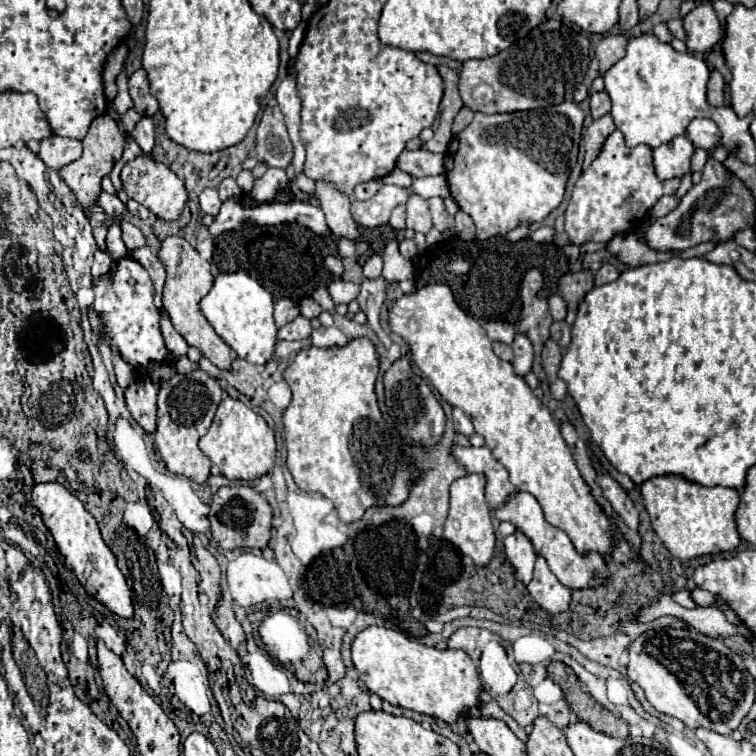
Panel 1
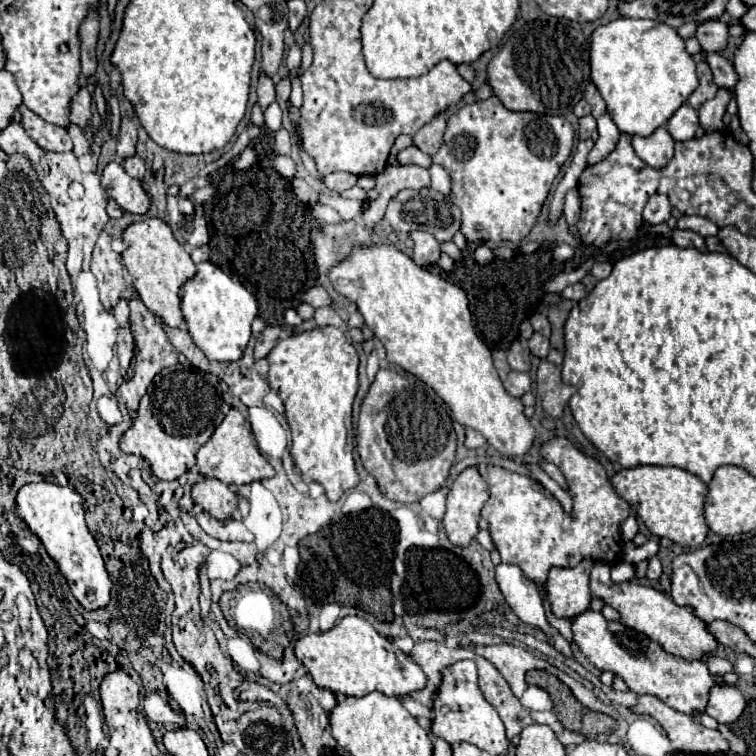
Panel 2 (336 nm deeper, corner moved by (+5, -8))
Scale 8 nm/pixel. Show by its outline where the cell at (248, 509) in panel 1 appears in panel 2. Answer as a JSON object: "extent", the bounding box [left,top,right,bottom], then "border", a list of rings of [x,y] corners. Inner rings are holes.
{"extent":[192,479,238,521],"border":[[[204,479],[202,483],[196,483],[192,487],[192,499],[218,521],[232,519],[234,511],[238,509],[236,493],[230,489],[230,485],[218,479]]]}

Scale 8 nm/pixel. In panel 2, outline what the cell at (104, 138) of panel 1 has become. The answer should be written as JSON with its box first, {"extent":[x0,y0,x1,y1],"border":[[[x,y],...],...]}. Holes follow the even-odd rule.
{"extent":[70,91,92,129],"border":[[[78,91],[70,103],[70,121],[74,125],[80,125],[80,129],[86,129],[90,125],[90,119],[92,119],[90,101],[92,101],[92,95],[88,91]]]}

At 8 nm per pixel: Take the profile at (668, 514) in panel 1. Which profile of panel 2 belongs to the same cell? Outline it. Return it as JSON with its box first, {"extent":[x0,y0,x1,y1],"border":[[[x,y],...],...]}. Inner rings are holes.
{"extent":[612,465,708,549],"border":[[[638,465],[616,473],[612,485],[616,493],[636,509],[650,533],[666,537],[684,549],[696,549],[706,541],[708,523],[704,519],[704,495],[708,493],[708,487],[696,475],[680,467]]]}

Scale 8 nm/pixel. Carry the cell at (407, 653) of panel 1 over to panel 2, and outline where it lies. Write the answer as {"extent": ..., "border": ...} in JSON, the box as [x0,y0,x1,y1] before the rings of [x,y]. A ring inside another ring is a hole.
{"extent":[294,617,426,697],"border":[[[344,617],[326,633],[304,635],[296,641],[294,651],[318,687],[346,697],[364,697],[372,691],[400,697],[426,687],[426,675],[420,665],[382,637],[364,617]]]}

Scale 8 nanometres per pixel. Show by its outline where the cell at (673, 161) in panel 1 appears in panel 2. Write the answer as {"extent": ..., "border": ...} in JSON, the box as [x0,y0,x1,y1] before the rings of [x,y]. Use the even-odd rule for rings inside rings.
{"extent":[632,127,674,169],"border":[[[660,127],[650,137],[634,135],[632,147],[644,163],[648,163],[650,167],[656,167],[656,169],[666,167],[672,161],[672,155],[674,155],[674,139],[666,131],[666,127]]]}

